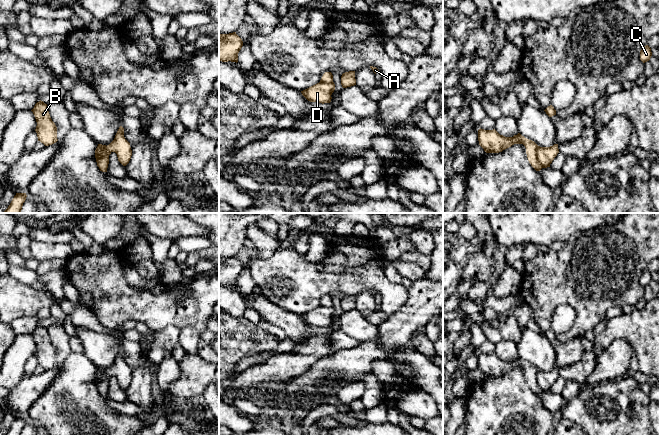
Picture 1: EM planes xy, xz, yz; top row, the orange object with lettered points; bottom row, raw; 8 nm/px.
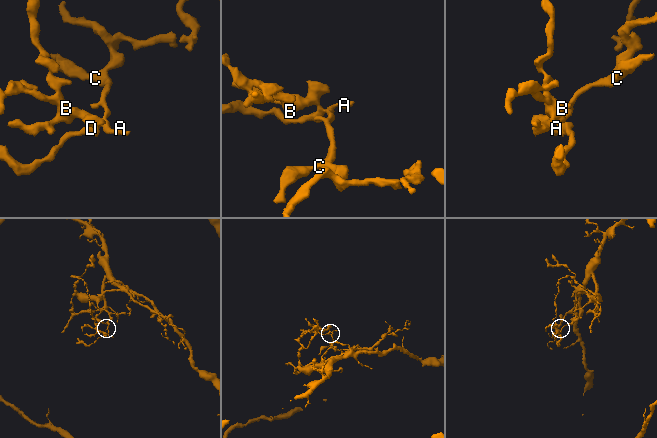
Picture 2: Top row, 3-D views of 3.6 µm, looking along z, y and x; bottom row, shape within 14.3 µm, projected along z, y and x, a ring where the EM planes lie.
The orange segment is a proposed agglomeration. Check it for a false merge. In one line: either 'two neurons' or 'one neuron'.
two neurons

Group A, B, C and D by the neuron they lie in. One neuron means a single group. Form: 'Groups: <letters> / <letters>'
Groups: A C D / B

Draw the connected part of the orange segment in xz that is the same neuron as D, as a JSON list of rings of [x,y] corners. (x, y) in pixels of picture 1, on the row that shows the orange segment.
[[[319,82],[303,91],[301,91],[302,95],[310,102],[316,103],[330,103],[331,95],[335,90],[334,82],[324,83]]]

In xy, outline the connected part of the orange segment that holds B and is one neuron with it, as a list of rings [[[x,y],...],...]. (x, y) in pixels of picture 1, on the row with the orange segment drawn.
[[[40,100],[35,104],[31,111],[37,122],[35,131],[37,133],[38,141],[45,146],[56,143],[58,141],[57,127],[50,117],[47,104]]]

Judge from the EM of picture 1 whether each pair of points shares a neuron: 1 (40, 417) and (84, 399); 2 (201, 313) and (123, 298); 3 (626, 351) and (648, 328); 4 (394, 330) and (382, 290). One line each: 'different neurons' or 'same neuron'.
1: same neuron
2: same neuron
3: different neurons
4: different neurons

